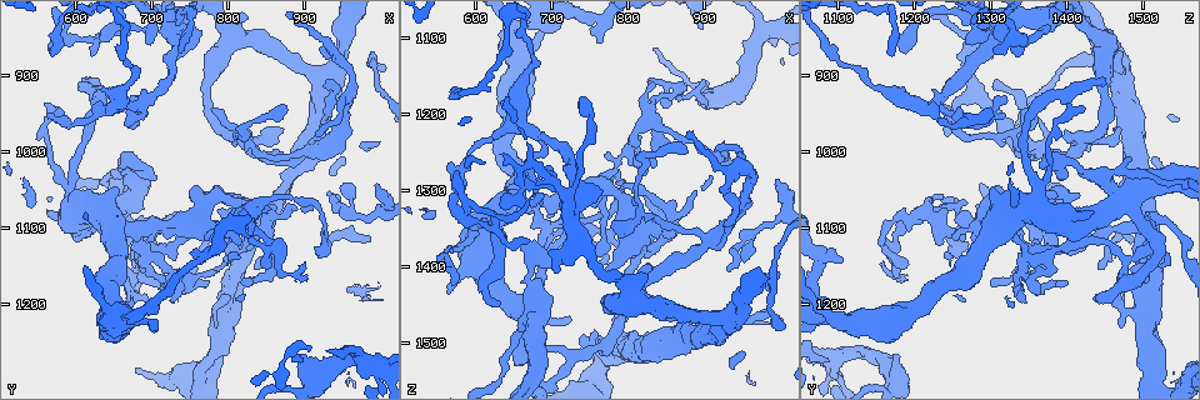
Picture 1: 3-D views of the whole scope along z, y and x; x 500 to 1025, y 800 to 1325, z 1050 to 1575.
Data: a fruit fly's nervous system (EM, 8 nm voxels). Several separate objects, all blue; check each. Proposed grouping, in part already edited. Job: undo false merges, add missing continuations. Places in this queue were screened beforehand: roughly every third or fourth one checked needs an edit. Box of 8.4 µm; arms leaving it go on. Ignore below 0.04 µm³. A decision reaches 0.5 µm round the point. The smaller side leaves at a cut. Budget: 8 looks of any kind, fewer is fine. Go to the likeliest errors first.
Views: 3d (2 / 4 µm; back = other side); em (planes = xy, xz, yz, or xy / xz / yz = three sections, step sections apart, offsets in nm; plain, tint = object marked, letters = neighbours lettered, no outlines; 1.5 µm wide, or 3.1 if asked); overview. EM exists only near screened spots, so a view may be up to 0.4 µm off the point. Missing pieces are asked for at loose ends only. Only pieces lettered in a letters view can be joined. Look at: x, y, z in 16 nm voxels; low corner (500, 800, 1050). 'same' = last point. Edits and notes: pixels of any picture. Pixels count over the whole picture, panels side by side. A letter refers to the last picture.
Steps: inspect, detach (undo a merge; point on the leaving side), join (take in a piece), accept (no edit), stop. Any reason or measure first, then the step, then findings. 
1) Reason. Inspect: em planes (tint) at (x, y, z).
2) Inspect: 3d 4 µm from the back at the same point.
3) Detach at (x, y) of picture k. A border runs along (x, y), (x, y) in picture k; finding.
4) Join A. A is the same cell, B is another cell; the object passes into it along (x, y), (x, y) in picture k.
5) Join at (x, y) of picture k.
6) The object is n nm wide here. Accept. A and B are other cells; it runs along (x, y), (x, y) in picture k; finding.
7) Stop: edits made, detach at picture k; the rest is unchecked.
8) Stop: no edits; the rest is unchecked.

End of a long branch. Inspect: em xz step 8 (letters) at (565, 875, 1170).

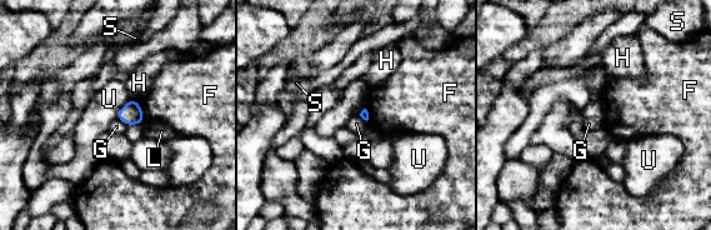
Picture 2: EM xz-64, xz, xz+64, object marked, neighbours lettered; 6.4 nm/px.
Inspect: em planes (letters) at the same point.

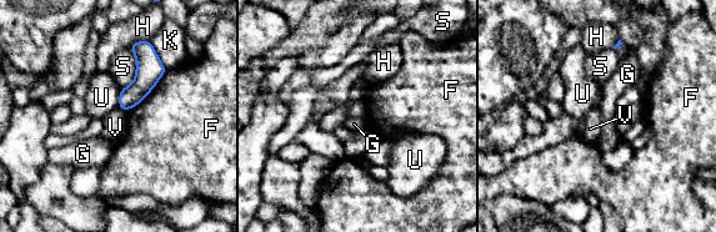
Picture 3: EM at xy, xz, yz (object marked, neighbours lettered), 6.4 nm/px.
The longest contact is with F, 380 nm. Accept. F, G, H, K, S, U and V are other cells; a border runs along (119, 106), (125, 111) in picture 3; no lettered piece goes on from it.

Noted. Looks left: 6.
An open end. Inspect: em planes (plain) at (895, 1270, 1180).

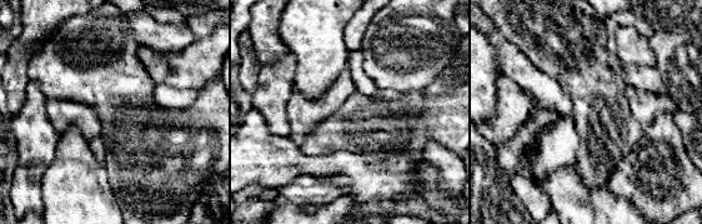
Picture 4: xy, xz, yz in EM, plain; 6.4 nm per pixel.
Inspect: em planes (tint) at the same point.

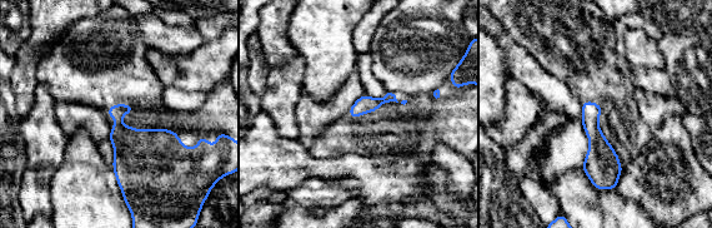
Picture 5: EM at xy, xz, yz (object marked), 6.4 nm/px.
See the neighbours. Inspect: em planes (letters) at the same point.

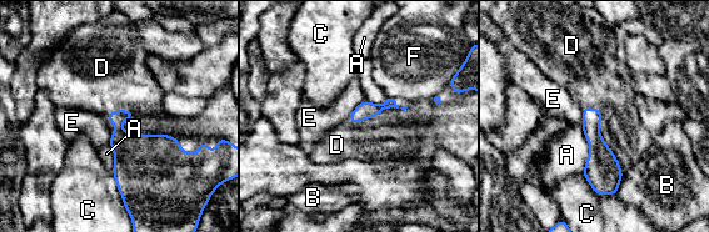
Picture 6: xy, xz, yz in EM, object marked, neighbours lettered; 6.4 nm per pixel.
Join D. D is the same cell, A, B, C, E and F are other cells; it goes on there.

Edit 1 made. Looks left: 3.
A fork. Inspect: em planes (letters) at (910, 1000, 1365).

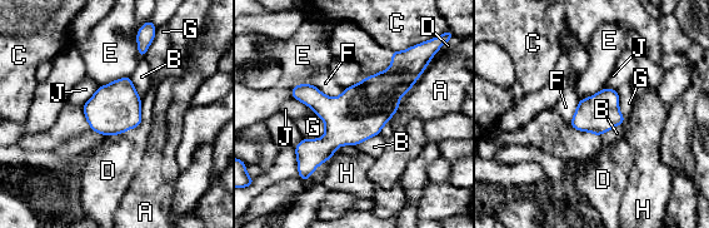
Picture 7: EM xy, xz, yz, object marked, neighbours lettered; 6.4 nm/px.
Accept. A, B, C, D, E, F, G, H and J are other cells; a border runs along (143, 119), (133, 128), (105, 137) in picture 7; all the same neuron.

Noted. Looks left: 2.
Three-way junction. Inspect: em yz step 8 (letters) at (725, 1090, 1515).

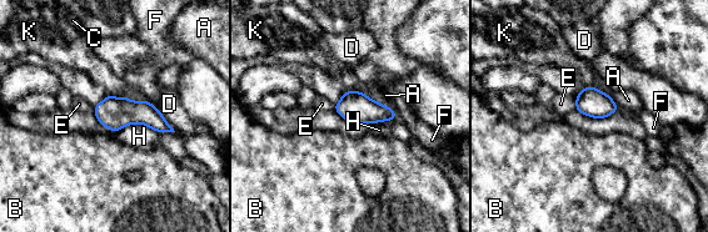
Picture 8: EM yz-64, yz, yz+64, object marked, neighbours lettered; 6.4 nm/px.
Inspect: em xy step 8 (letters) at the same point.

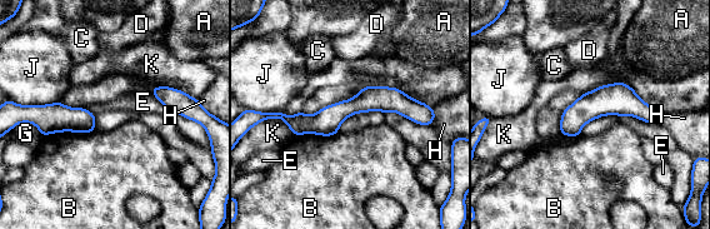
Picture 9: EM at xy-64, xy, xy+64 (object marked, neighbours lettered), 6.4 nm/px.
The longest contact is with K, 550 nm. Accept. A, B, C, D, E, G, H, J and K are other cells; a border runs along (149, 88), (165, 106), (194, 122) in picture 9; all the same neuron.

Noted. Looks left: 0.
Stop: edits made, join at picture 6; the rest is unchecked.

